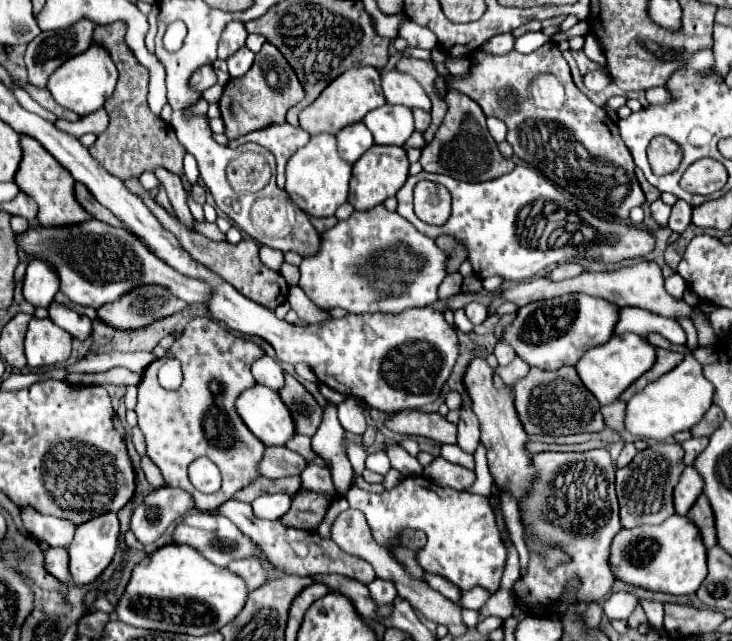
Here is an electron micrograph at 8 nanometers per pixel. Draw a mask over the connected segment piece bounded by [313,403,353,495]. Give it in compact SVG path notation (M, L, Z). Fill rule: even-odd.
M327 403L323 409L323 421L313 435L313 451L329 465L333 473L333 483L341 495L353 485L353 467L345 455L343 447L343 427L337 419L337 405Z

